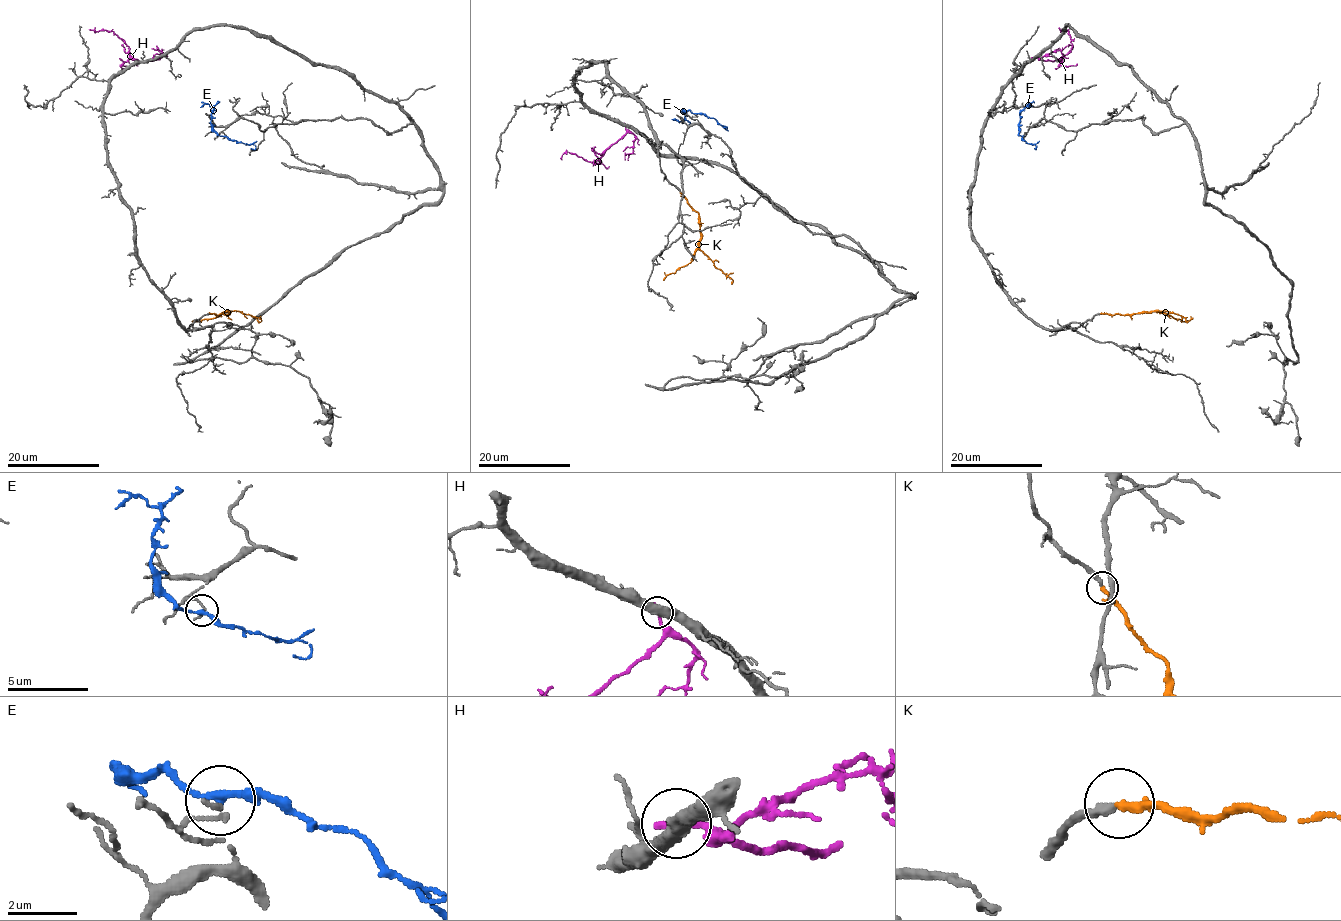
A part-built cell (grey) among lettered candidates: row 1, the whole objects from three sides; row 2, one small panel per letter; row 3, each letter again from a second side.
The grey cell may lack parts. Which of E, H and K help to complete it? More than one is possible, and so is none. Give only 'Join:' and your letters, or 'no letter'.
Join: K

